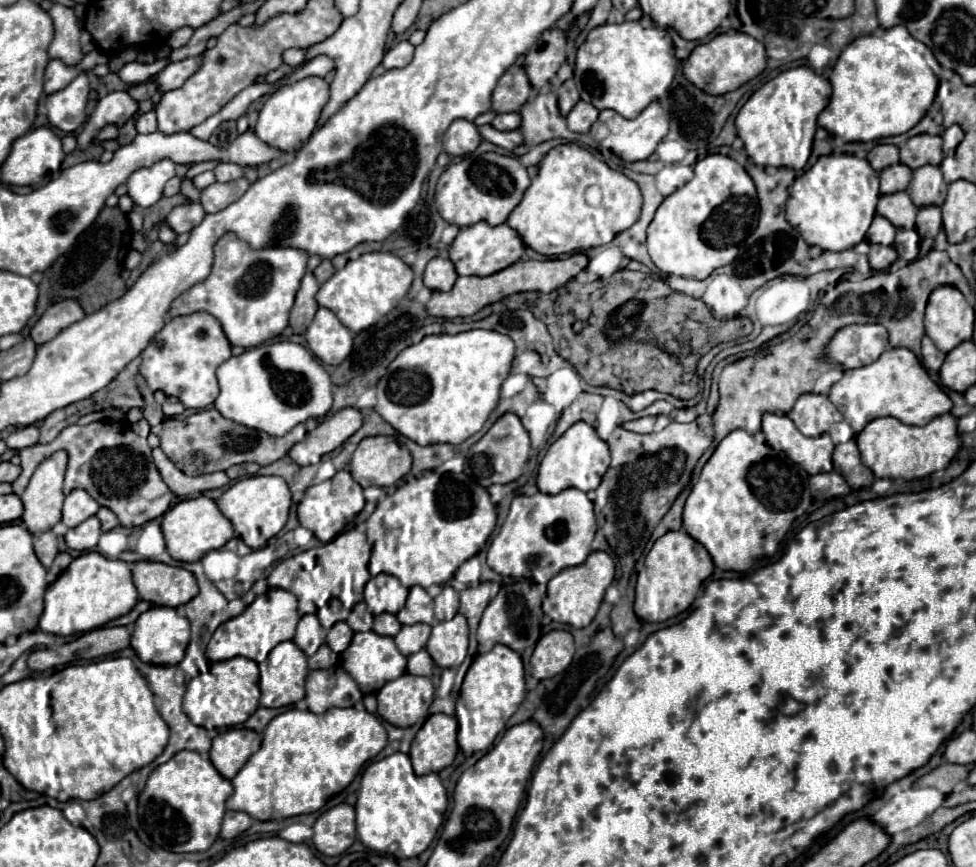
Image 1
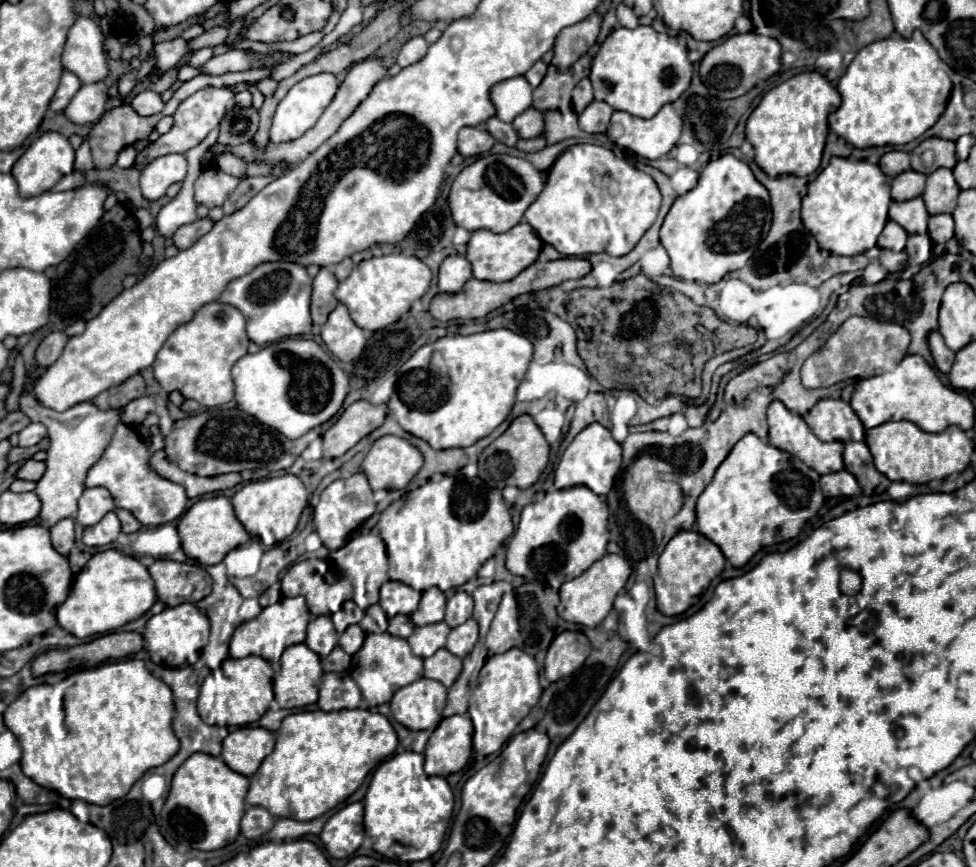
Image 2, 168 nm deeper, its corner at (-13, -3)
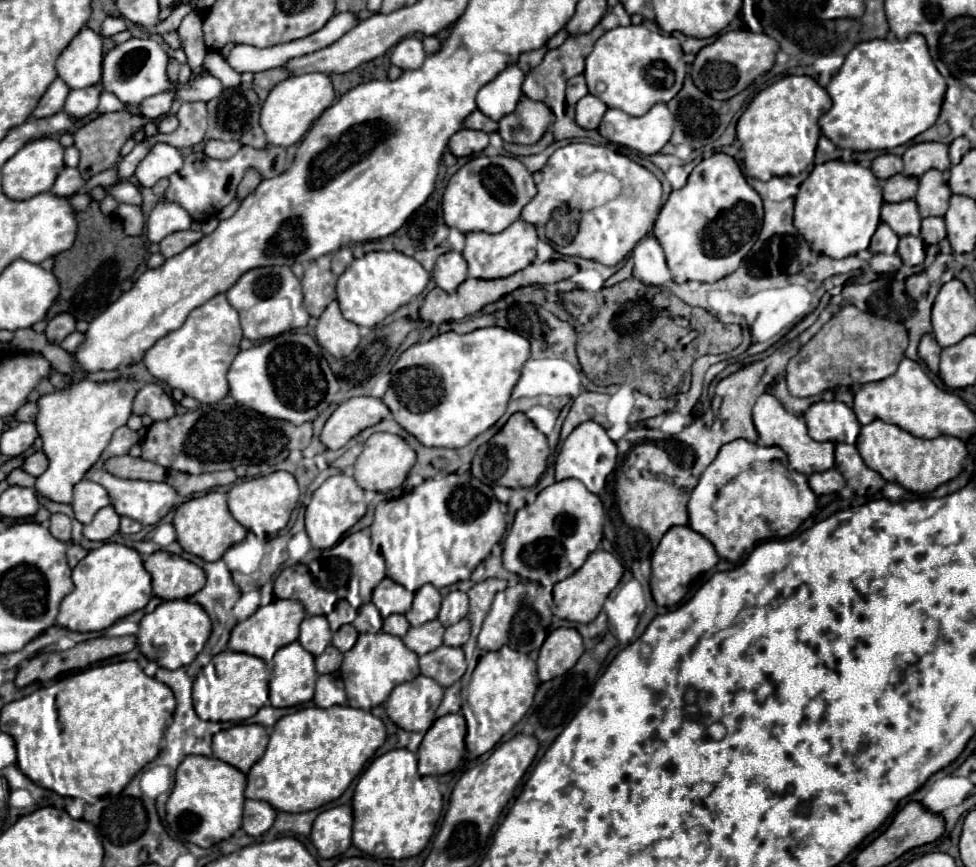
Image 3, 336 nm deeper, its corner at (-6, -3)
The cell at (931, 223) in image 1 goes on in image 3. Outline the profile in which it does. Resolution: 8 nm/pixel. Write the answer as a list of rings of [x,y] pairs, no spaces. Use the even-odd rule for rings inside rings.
[[[923,218],[921,240],[925,244],[939,244],[943,238],[945,238],[945,220],[943,218]]]

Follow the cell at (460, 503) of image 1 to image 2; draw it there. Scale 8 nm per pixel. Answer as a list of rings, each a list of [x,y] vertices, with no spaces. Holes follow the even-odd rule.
[[[435,474],[434,479],[428,480],[424,486],[408,492],[400,500],[392,502],[382,514],[378,522],[380,536],[386,544],[390,570],[388,576],[402,584],[412,586],[418,592],[424,592],[432,586],[442,592],[466,584],[478,568],[494,556],[496,548],[504,544],[504,540],[514,532],[514,524],[502,492],[490,488],[482,480],[468,480],[464,476],[449,476]]]

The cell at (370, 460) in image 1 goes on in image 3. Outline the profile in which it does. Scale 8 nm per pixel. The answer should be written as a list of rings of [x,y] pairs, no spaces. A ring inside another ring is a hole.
[[[375,432],[369,436],[369,440],[363,446],[363,452],[359,454],[355,462],[355,480],[363,490],[391,492],[405,482],[407,472],[415,464],[415,458],[417,458],[415,450],[401,436],[387,434],[387,432]]]

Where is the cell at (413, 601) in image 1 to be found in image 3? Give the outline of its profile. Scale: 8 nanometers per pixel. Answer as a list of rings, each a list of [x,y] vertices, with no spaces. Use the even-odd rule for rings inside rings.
[[[425,584],[423,588],[419,588],[415,592],[415,600],[413,600],[413,608],[405,614],[411,626],[421,626],[429,620],[435,620],[441,608],[441,594],[435,586]]]

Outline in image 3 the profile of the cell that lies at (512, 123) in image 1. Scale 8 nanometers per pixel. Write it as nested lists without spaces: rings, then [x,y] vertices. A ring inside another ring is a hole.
[[[521,96],[517,108],[499,120],[499,136],[503,142],[535,144],[553,124],[553,114],[543,102]]]

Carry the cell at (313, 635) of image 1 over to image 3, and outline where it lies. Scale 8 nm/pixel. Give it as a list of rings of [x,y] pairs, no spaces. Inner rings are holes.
[[[306,613],[305,620],[301,622],[301,634],[299,634],[299,644],[311,652],[313,656],[319,656],[329,644],[331,644],[331,628],[327,616],[311,616]]]

